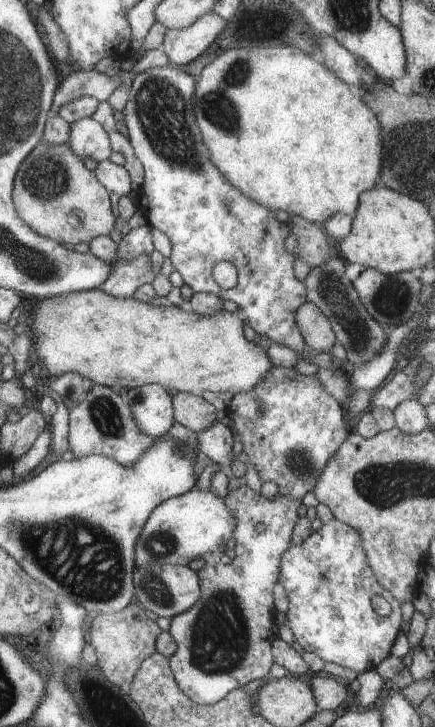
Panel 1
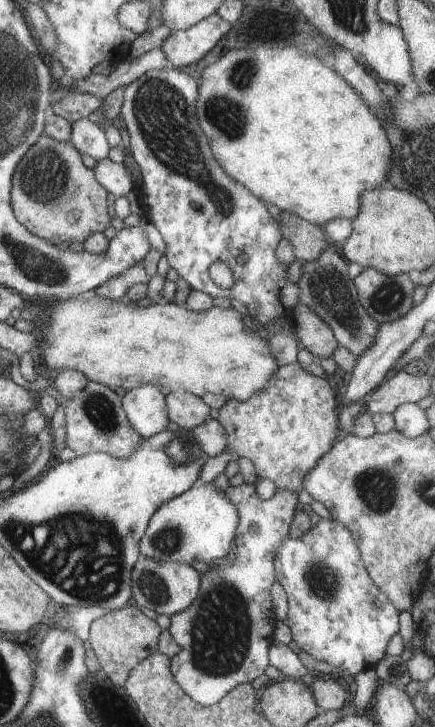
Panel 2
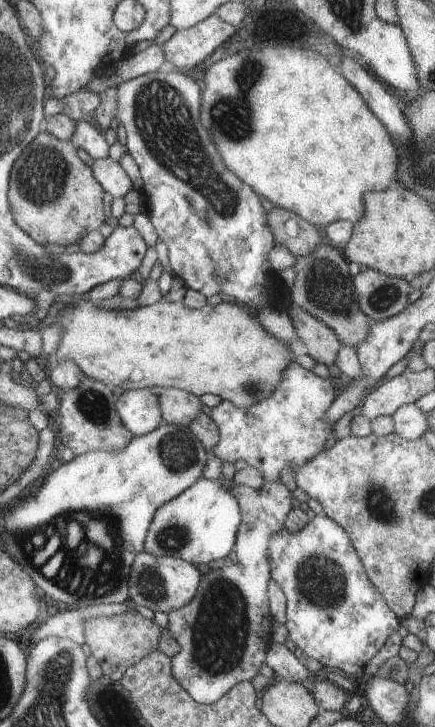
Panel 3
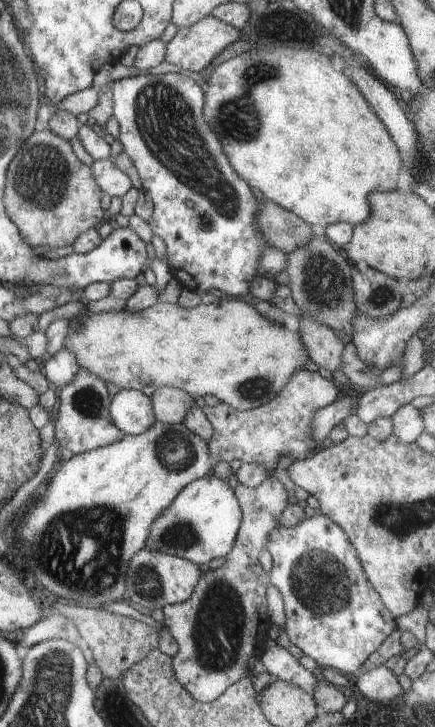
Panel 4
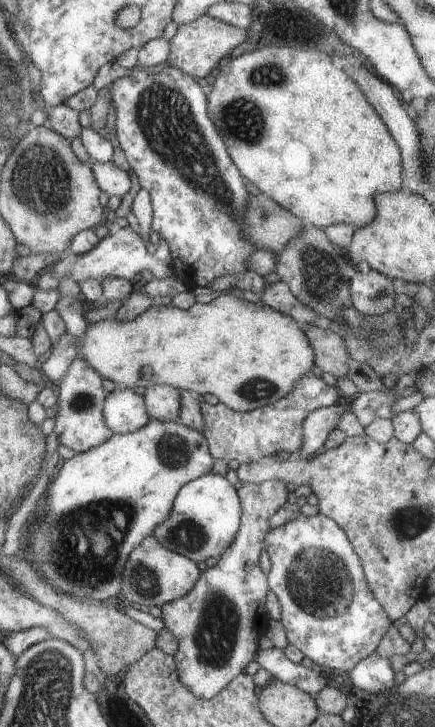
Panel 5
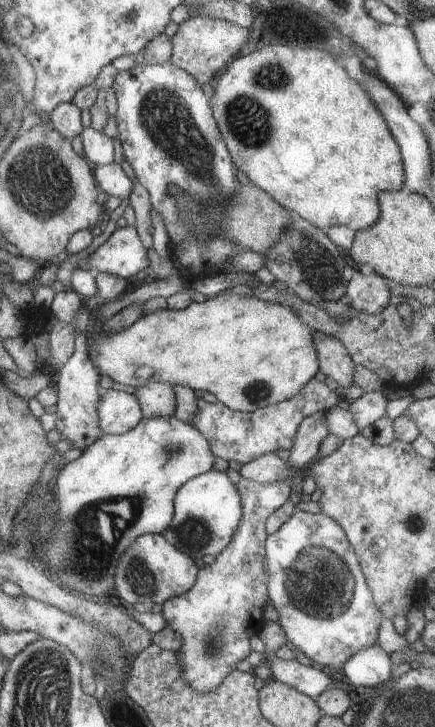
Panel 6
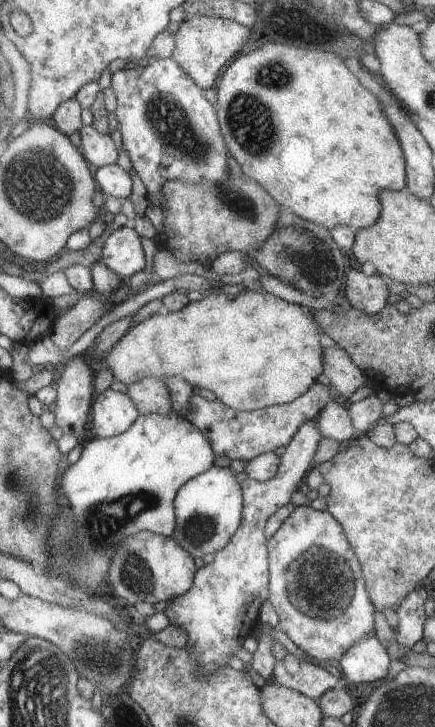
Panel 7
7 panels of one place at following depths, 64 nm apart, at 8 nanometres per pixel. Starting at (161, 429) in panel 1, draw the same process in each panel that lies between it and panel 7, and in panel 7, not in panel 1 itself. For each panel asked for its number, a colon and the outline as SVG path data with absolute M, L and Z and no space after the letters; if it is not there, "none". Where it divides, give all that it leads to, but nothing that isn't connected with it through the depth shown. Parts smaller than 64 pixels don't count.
2: M139 386L125 392L121 400L127 420L131 422L133 432L137 432L139 436L151 438L171 426L167 414L167 398L165 394L161 394L159 386Z
3: M149 388L123 392L117 398L115 408L119 410L125 430L129 430L135 438L147 436L163 424L159 396L155 396Z
4: M119 390L111 398L111 422L121 432L125 432L125 436L141 436L145 430L149 430L157 422L151 396L145 396L141 390Z
5: M113 390L103 404L103 416L107 426L115 434L135 434L151 420L147 402L131 390Z
6: M103 390L99 402L99 426L105 436L121 436L143 420L139 398L121 390Z
7: M103 390L101 394L95 394L91 406L91 434L93 438L113 438L129 430L139 416L129 394Z

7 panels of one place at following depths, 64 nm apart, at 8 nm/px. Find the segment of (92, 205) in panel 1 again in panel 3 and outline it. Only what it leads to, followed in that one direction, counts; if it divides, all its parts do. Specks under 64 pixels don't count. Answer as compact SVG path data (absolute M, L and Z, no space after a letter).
M41 132L11 170L9 206L13 220L43 246L79 244L85 234L97 232L97 228L105 222L101 204L103 188L91 176L91 170L79 160L73 146L73 142L63 142Z

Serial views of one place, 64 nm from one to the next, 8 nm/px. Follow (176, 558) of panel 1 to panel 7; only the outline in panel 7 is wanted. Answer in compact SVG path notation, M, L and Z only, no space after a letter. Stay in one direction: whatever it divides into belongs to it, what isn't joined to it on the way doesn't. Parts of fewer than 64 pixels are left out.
M211 468L197 478L191 478L179 488L175 500L175 532L171 538L191 554L191 558L205 554L215 554L231 542L233 534L239 530L243 520L243 492L229 468Z

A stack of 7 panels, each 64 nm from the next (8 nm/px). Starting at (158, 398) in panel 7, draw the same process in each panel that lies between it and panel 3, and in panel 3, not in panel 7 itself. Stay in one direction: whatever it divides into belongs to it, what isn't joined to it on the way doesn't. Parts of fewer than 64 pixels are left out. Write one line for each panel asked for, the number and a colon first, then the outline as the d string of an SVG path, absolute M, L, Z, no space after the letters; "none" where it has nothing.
3: M159 388L159 406L163 414L165 424L189 428L187 424L193 422L193 418L199 418L203 402L195 394L187 394L185 390L175 388Z
4: M157 388L151 394L157 422L179 426L185 422L189 410L195 406L195 398L179 388Z
5: M149 386L143 392L143 398L147 402L147 412L151 420L161 422L177 422L179 410L183 406L183 394L179 388L173 386Z
6: M145 382L141 388L137 388L135 396L139 398L143 418L173 418L177 408L177 396L175 388L165 382Z

